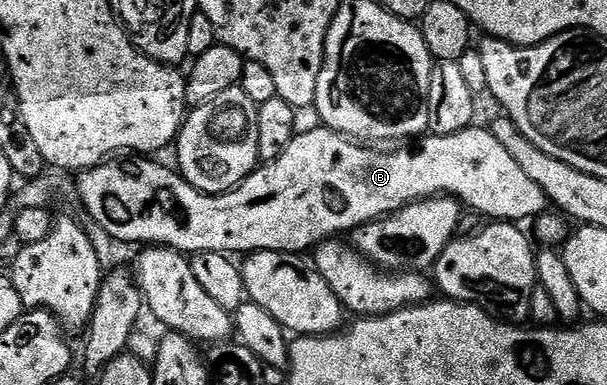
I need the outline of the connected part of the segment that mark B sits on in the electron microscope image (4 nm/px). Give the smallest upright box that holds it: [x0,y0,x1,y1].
[77,127,548,255]

